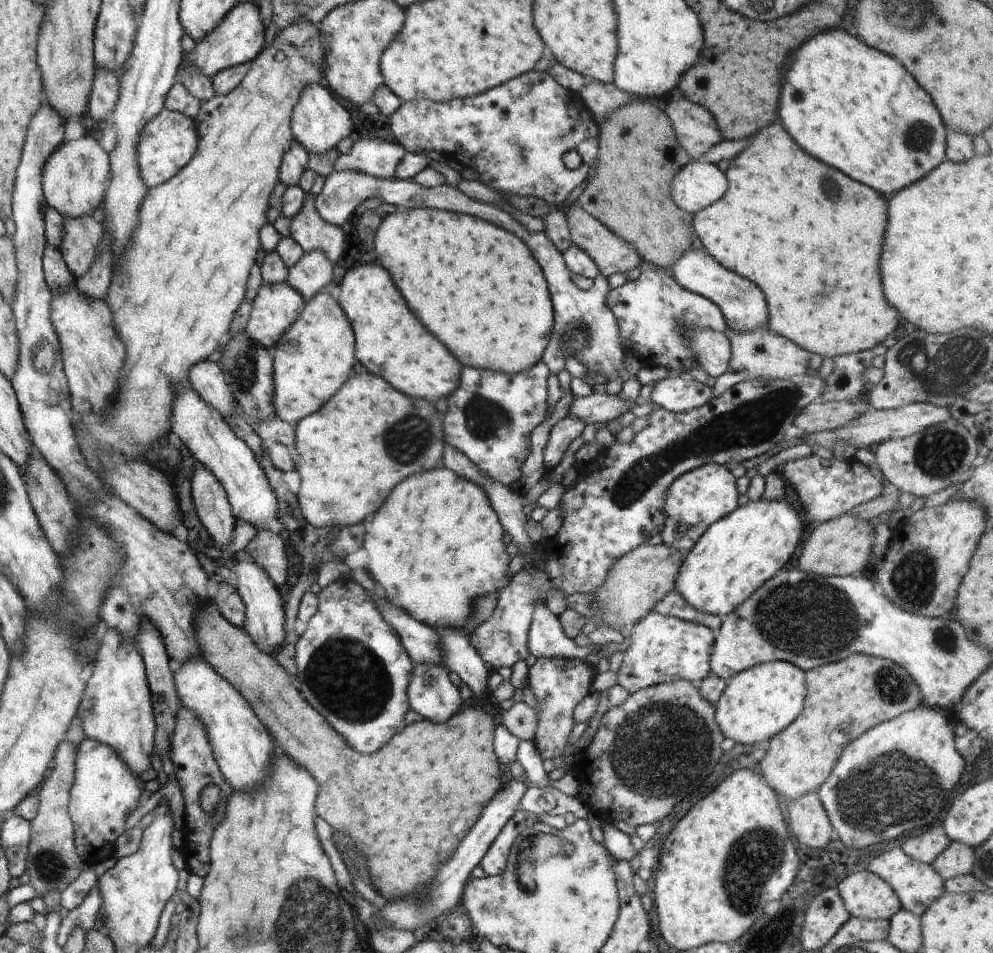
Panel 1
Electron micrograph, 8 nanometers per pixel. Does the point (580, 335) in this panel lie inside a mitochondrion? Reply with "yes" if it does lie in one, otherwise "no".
yes

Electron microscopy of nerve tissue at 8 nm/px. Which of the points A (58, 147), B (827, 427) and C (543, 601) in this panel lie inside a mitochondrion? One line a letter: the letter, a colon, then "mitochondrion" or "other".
A: other
B: other
C: other

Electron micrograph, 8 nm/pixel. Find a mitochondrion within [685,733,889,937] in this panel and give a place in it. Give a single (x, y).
(752, 859)

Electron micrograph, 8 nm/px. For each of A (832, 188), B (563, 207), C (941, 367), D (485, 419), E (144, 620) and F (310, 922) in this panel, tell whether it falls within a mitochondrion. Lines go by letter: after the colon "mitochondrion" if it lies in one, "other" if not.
A: mitochondrion
B: other
C: mitochondrion
D: mitochondrion
E: other
F: mitochondrion

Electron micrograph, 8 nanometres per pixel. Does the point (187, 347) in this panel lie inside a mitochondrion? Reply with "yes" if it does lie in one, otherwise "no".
no

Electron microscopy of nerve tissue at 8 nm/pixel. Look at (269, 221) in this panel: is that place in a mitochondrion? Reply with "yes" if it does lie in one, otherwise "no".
no

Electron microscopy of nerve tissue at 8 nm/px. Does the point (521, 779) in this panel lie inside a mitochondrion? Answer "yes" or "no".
no

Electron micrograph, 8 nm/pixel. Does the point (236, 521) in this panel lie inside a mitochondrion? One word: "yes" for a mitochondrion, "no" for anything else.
no

